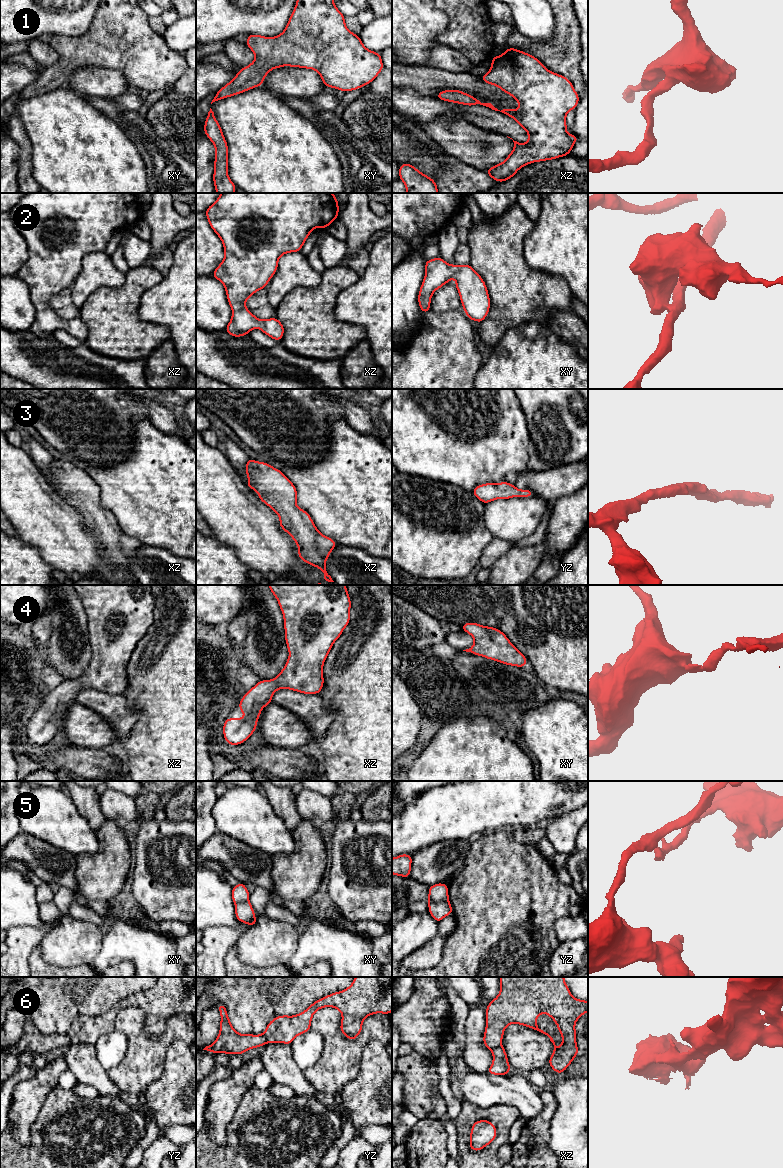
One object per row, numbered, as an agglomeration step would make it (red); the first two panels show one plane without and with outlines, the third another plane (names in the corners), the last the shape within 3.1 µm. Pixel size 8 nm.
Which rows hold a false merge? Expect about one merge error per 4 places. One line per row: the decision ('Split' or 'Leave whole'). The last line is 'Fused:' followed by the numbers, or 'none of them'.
1: Leave whole
2: Leave whole
3: Leave whole
4: Leave whole
5: Split
6: Split
Fused: 5, 6

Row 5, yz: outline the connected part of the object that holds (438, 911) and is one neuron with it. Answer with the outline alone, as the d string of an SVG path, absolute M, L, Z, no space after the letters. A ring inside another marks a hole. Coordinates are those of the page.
M449 901L430 903L428 911L431 917L438 923L446 916L453 914L453 909Z

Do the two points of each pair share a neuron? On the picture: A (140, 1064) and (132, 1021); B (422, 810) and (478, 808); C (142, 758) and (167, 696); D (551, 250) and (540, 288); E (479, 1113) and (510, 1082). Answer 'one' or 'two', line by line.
A: one
B: one
C: one
D: two
E: two

